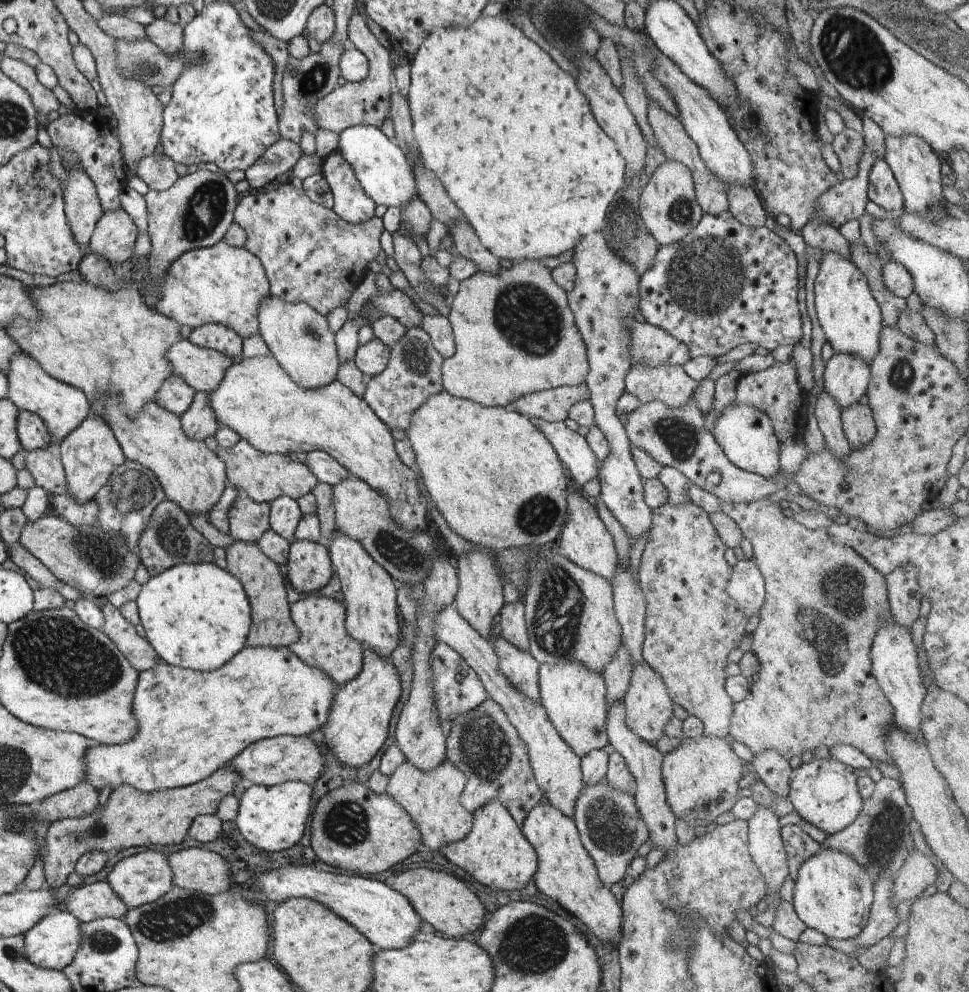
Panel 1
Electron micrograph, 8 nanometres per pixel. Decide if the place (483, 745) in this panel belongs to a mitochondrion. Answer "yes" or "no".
yes

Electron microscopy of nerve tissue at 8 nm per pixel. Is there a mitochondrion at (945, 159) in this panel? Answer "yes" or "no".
no

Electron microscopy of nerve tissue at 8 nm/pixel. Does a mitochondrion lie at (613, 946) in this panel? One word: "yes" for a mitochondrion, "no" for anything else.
no

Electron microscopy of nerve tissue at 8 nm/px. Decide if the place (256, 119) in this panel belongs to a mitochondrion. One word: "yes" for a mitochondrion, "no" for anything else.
no

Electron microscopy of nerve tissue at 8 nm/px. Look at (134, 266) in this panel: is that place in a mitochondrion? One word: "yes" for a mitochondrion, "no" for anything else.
no

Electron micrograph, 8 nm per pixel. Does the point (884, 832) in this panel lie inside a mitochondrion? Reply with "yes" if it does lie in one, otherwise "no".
yes

